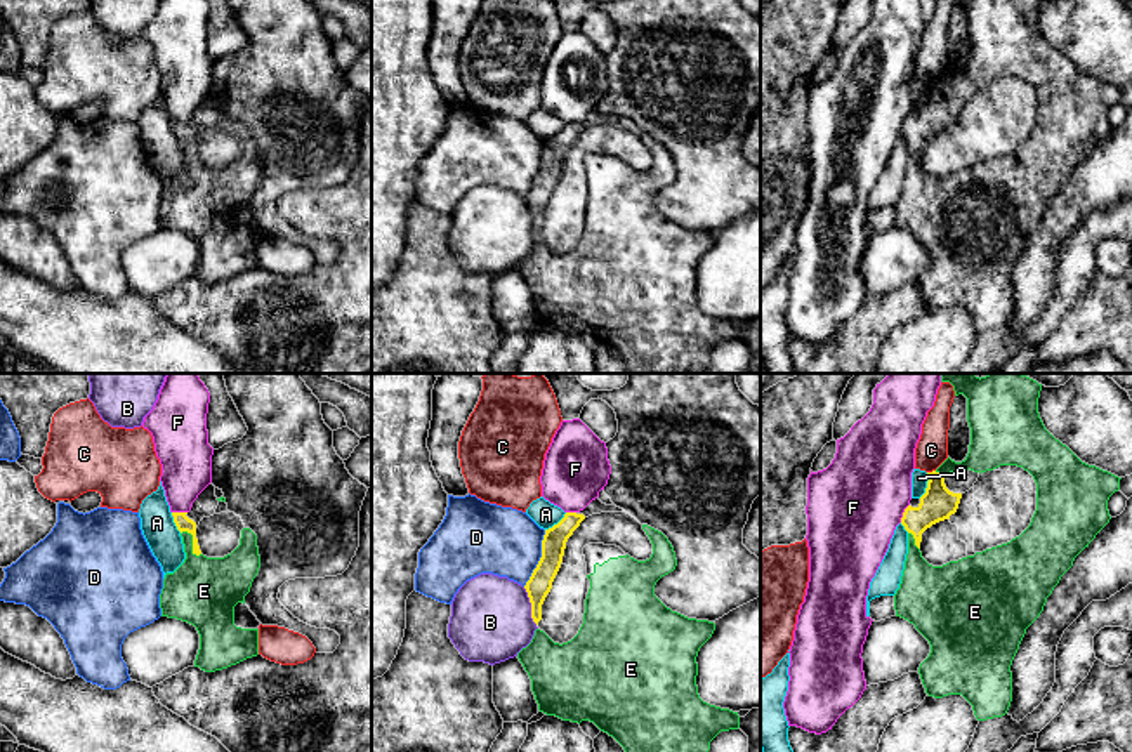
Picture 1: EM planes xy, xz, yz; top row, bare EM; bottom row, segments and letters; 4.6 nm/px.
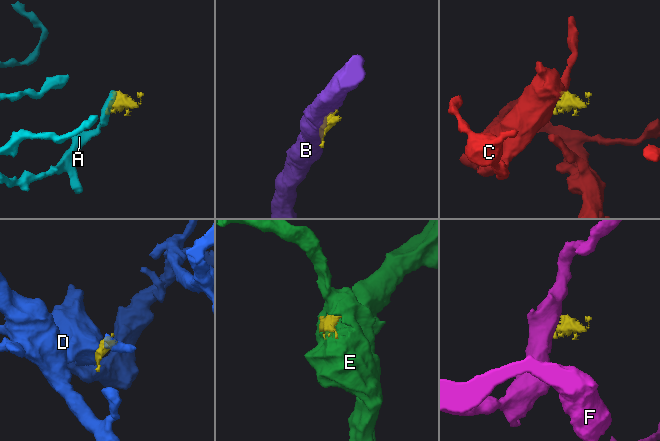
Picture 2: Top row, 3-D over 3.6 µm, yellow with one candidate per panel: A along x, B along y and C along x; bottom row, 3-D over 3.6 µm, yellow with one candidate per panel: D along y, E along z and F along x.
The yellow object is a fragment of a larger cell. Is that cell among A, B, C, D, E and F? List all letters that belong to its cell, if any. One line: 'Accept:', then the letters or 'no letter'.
Accept: E

